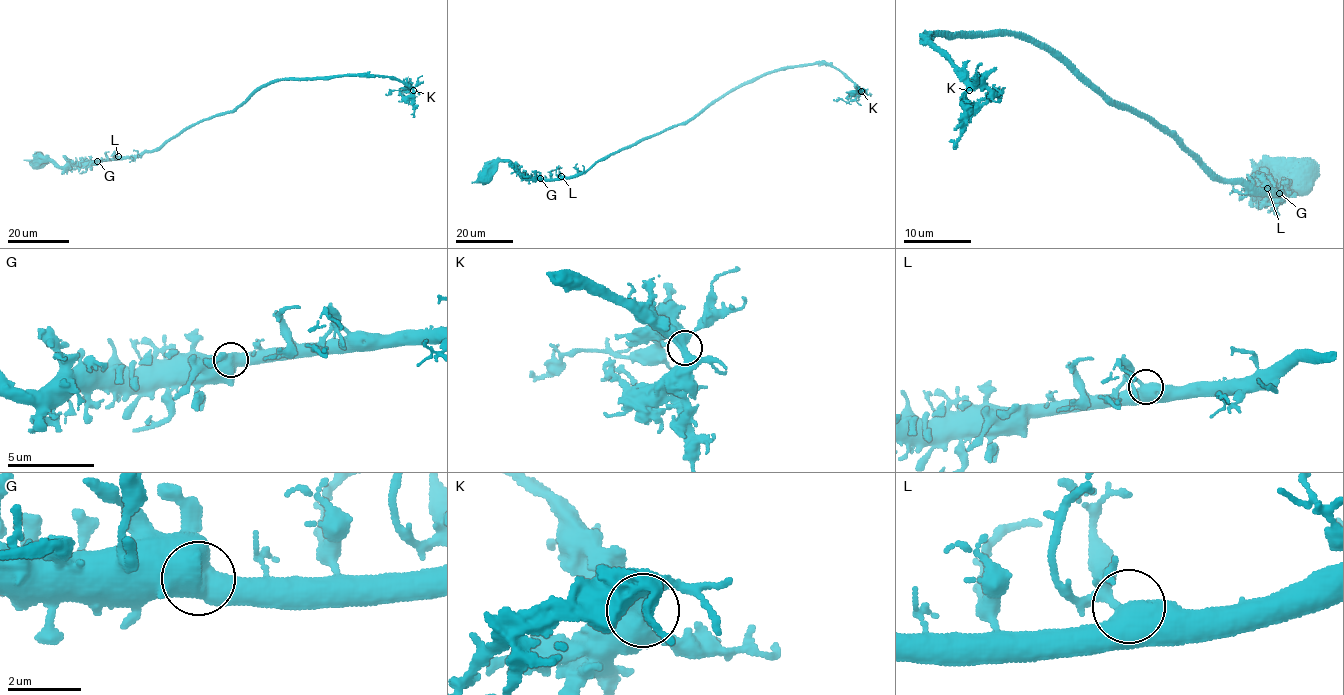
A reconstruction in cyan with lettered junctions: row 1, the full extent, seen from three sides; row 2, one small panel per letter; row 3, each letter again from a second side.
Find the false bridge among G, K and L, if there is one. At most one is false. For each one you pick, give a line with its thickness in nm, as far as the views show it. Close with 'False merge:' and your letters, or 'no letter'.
False merge: no letter

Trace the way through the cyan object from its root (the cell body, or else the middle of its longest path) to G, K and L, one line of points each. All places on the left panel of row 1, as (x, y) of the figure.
G: (38, 159), (53, 161), (60, 167), (96, 161)
K: (38, 159), (62, 167), (137, 157), (194, 125), (234, 112), (257, 91), (281, 79), (384, 75), (413, 90)
L: (38, 159), (53, 161), (62, 167), (115, 160), (118, 156)

